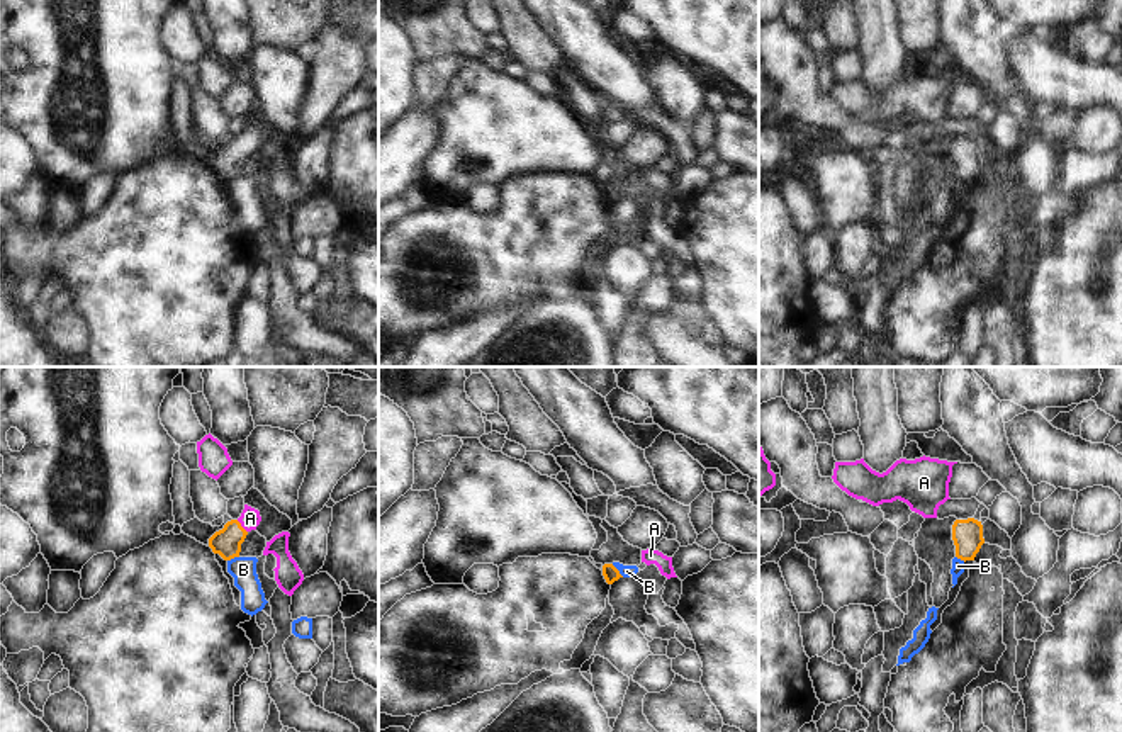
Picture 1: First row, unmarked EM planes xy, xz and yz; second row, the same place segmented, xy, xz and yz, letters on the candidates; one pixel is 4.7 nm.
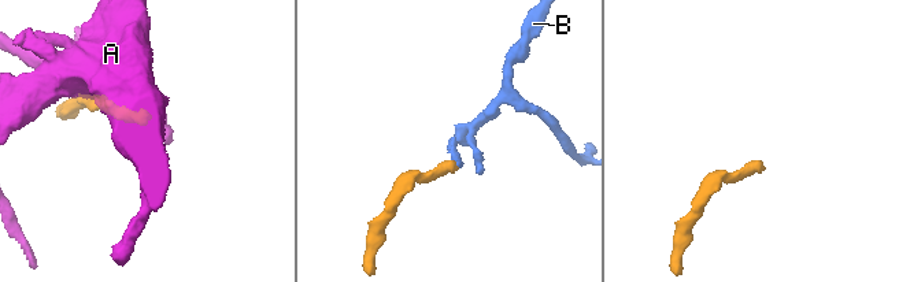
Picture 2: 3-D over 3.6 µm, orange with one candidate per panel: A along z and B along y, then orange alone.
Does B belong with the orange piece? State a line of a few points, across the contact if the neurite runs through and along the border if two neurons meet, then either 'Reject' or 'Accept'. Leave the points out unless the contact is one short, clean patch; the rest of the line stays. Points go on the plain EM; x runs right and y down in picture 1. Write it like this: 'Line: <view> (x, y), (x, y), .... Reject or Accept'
Line: xz (611, 184), (623, 196). Reject.

